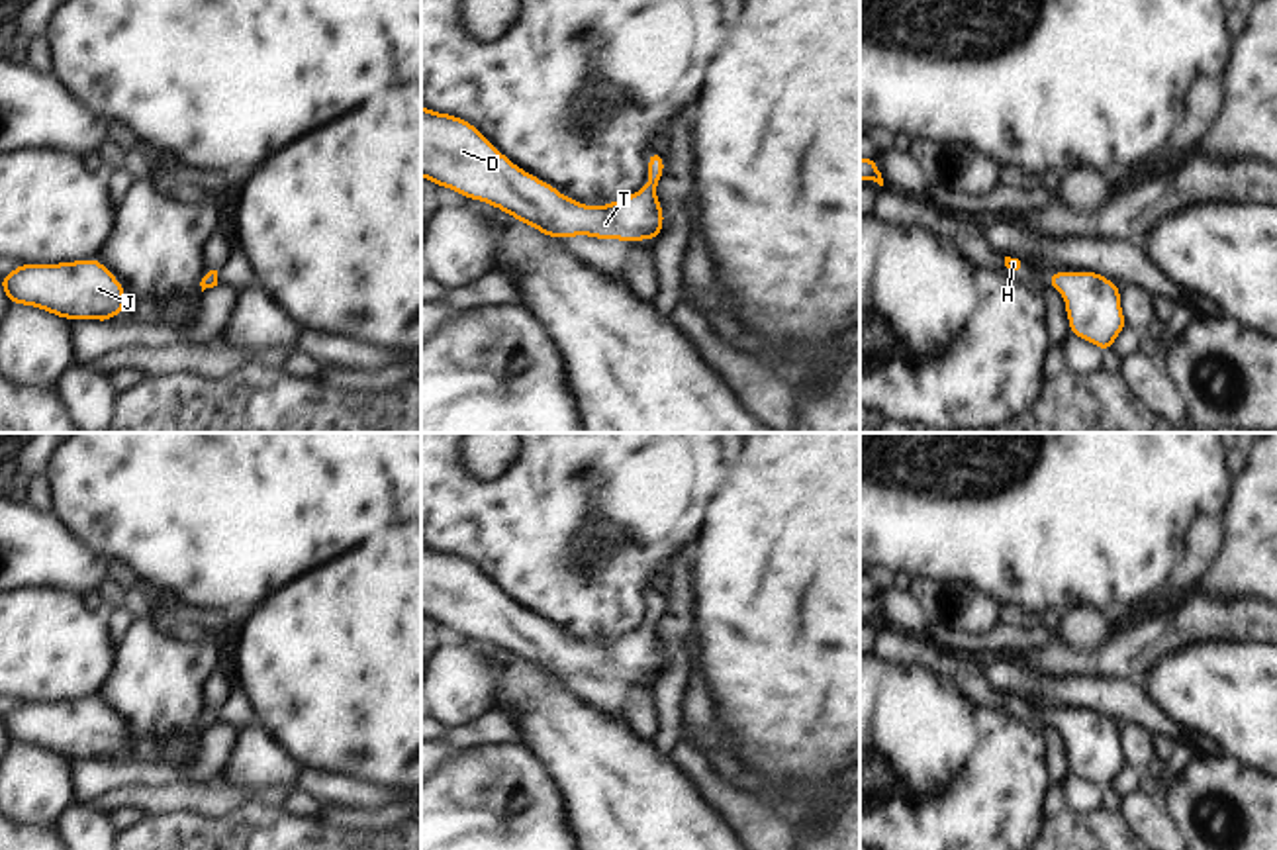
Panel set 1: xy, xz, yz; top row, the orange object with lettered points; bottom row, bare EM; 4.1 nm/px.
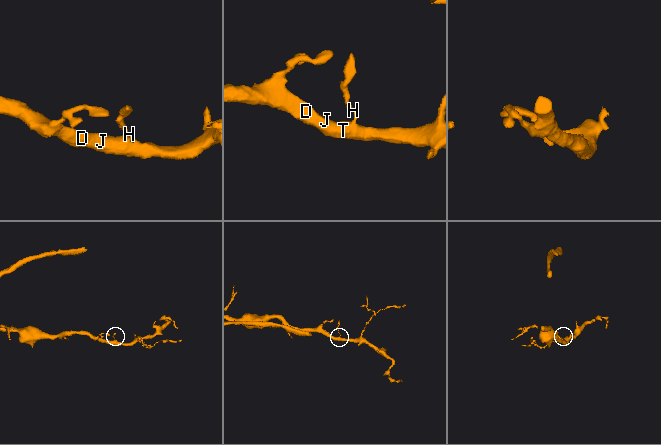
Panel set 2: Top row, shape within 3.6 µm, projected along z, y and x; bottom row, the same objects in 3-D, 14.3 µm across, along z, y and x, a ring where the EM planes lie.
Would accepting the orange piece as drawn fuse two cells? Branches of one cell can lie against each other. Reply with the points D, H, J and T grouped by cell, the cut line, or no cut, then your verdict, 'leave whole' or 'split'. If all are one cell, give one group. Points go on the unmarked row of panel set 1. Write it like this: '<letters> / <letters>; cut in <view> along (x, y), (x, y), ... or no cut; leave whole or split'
D H J T; no cut; leave whole

